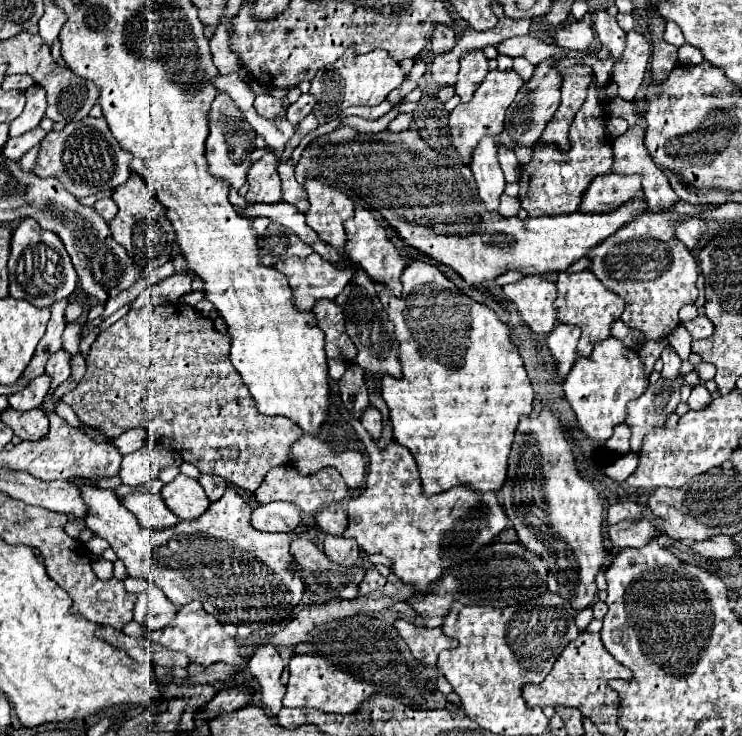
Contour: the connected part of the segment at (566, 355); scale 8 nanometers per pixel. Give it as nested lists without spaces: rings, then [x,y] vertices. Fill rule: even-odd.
[[[558,323],[556,329],[550,333],[550,337],[546,339],[546,345],[556,361],[556,373],[560,379],[564,379],[572,365],[576,363],[578,355],[576,355],[576,343],[580,339],[580,329],[578,327],[570,327],[570,325],[562,325]]]

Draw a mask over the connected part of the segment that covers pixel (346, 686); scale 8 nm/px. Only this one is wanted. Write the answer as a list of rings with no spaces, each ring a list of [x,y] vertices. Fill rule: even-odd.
[[[294,655],[290,657],[288,667],[290,667],[290,679],[288,679],[288,691],[284,695],[284,707],[308,707],[324,713],[350,715],[358,711],[364,701],[368,701],[378,693],[374,685],[358,681],[356,677],[342,671],[338,665],[330,663],[320,655]]]

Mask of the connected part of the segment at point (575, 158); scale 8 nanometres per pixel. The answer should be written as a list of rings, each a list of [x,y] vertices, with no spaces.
[[[596,83],[590,85],[588,97],[580,111],[576,113],[570,127],[570,151],[560,151],[554,145],[534,145],[534,157],[522,169],[520,179],[520,203],[530,217],[574,213],[582,203],[586,187],[596,175],[610,173],[612,167],[612,145],[606,133],[606,107],[598,101]]]

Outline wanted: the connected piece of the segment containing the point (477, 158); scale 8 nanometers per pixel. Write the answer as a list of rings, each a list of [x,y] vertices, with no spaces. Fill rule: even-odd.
[[[484,137],[478,143],[478,147],[474,149],[470,169],[476,177],[478,195],[484,201],[486,211],[498,211],[506,181],[498,163],[498,147],[492,137]]]

